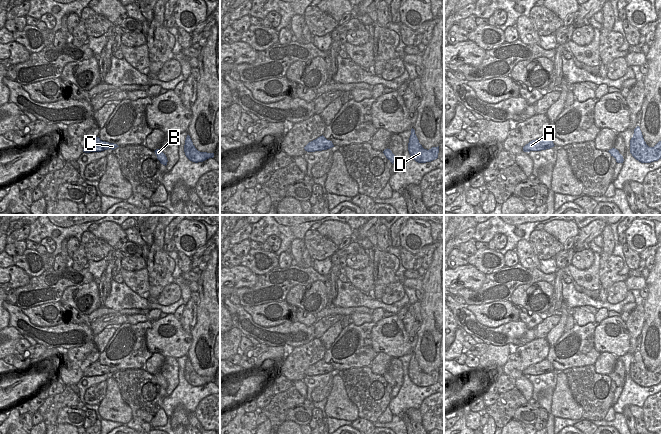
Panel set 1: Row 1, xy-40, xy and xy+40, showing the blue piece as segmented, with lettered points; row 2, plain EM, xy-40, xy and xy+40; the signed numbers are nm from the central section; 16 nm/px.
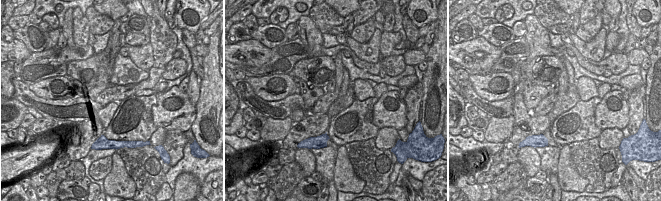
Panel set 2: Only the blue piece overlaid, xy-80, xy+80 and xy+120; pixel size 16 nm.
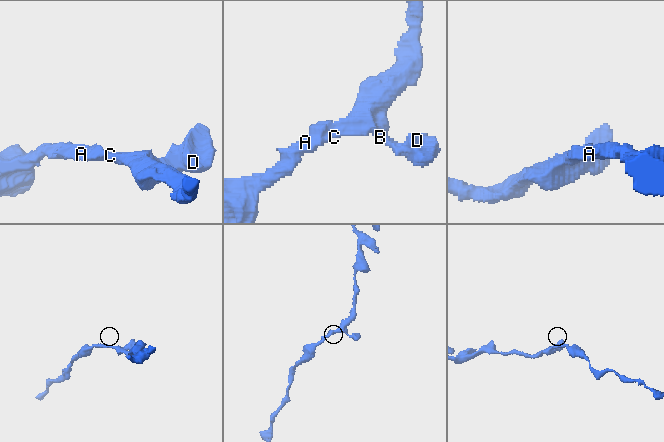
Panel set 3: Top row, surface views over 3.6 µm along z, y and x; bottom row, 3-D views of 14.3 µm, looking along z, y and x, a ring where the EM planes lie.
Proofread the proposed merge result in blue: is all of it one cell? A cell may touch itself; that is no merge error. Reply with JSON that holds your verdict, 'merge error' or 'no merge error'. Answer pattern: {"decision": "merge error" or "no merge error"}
{"decision": "no merge error"}

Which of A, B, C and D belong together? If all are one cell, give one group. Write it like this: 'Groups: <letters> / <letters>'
Groups: A B C D.

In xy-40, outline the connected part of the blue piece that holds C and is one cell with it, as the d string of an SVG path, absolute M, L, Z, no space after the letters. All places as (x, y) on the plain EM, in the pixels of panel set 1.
M96 361L84 370L83 376L101 376L108 373L114 374L117 371L119 371L117 368L102 365L99 361Z

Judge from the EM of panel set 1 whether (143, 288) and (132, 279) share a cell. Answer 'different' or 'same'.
same

